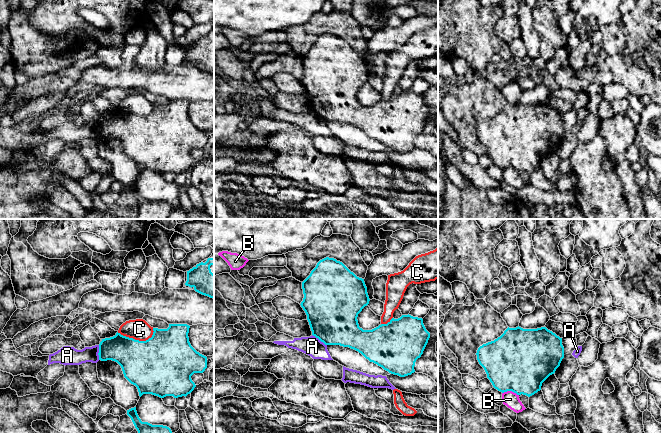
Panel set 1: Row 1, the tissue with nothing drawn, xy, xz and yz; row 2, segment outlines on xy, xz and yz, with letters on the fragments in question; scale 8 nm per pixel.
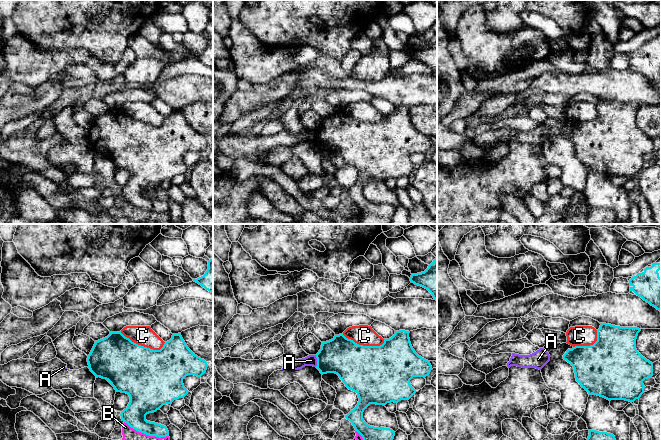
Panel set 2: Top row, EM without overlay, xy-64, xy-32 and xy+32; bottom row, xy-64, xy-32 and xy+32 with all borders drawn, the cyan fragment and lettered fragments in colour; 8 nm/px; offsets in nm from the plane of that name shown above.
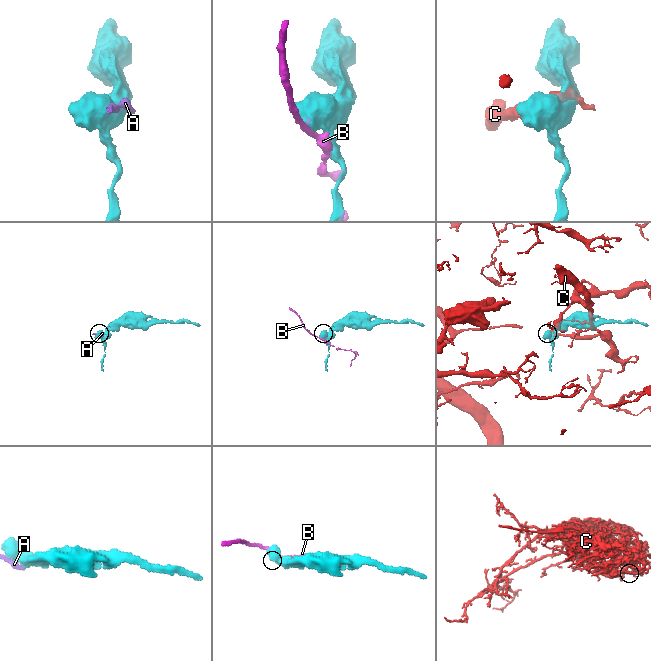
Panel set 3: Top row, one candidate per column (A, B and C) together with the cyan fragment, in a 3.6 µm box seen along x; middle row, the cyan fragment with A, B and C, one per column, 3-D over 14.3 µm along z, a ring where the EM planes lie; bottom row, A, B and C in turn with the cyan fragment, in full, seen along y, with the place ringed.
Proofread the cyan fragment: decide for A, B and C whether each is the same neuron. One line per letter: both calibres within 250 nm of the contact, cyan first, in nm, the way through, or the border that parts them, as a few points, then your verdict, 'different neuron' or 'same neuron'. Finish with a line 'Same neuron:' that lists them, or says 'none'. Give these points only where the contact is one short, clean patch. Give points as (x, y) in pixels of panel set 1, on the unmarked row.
A: 240/150 nm | along xy (99, 121), (98, 135) | different neuron
B: 500/120 nm | different neuron
C: 420/170 nm | different neuron
Same neuron: none

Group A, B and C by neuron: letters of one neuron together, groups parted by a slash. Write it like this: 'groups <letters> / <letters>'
groups A / B / C

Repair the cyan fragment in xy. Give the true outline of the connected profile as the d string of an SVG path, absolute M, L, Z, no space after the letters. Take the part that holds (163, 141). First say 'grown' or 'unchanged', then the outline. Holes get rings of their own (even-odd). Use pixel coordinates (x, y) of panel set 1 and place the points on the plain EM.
unchanged; M169 100L167 105L153 104L153 111L146 117L139 117L116 109L115 112L102 115L99 120L99 136L117 138L123 147L124 153L138 165L139 172L152 170L160 174L173 172L174 174L187 172L196 163L191 152L194 149L203 149L207 144L207 133L197 128L189 118L189 104L187 100Z

